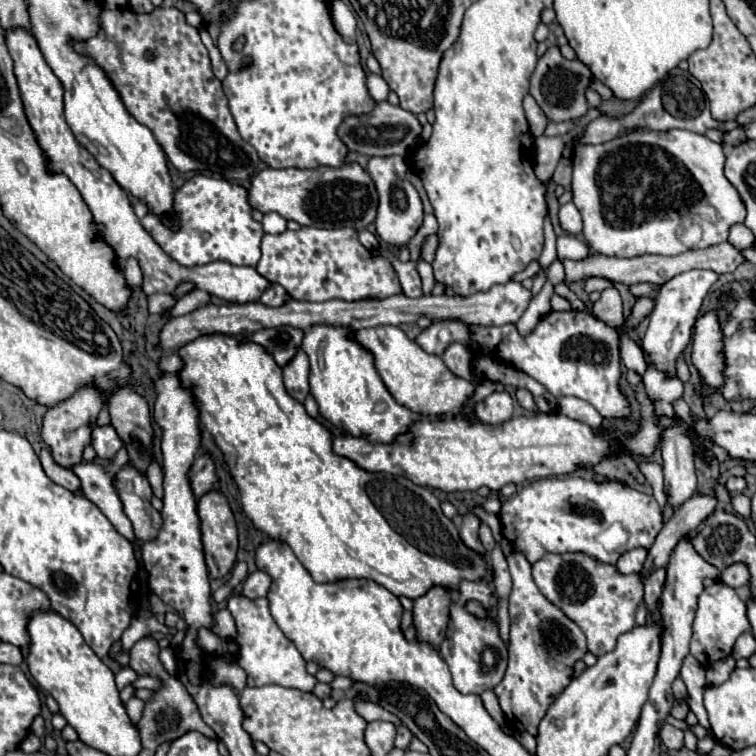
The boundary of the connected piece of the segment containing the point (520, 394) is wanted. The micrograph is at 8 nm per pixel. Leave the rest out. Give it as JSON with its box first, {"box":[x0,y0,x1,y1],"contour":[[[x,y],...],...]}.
{"box":[515,388,539,414],"contour":[[[517,388],[515,398],[517,398],[519,406],[521,406],[521,408],[525,408],[527,412],[533,412],[533,414],[537,414],[537,412],[539,412],[539,408],[537,408],[537,404],[535,404],[535,400],[533,400],[533,394],[531,394],[529,390],[525,390],[525,388]]]}

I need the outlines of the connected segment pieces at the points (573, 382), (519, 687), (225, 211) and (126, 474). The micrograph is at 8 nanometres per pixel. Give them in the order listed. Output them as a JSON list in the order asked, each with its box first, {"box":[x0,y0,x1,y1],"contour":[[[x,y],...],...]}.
[{"box":[469,312,631,420],"contour":[[[551,312],[543,316],[533,332],[519,336],[515,324],[503,326],[477,326],[469,324],[471,342],[477,344],[479,356],[501,358],[513,368],[529,374],[543,384],[555,398],[575,396],[591,406],[609,420],[631,416],[631,404],[619,388],[621,380],[621,358],[619,358],[619,336],[613,328],[595,316],[585,312]]]},{"box":[495,550,587,734],"contour":[[[513,550],[507,556],[509,572],[513,578],[509,614],[511,614],[511,644],[509,644],[509,666],[501,684],[495,686],[495,694],[505,712],[507,726],[511,730],[525,730],[535,734],[543,712],[571,682],[573,664],[587,652],[585,636],[581,628],[567,620],[559,608],[555,608],[537,588],[531,576],[531,564],[523,552]]]},{"box":[141,174,263,268],"contour":[[[197,174],[175,190],[173,210],[179,220],[177,230],[163,224],[167,218],[165,214],[157,216],[149,212],[141,218],[143,228],[173,260],[189,268],[215,260],[231,262],[235,266],[257,266],[261,258],[259,246],[263,238],[263,226],[251,218],[253,208],[249,204],[249,192],[243,186]]]},{"box":[115,464,163,542],"contour":[[[129,464],[117,474],[115,486],[119,490],[119,498],[123,502],[125,514],[133,522],[135,536],[141,542],[149,542],[159,534],[159,528],[163,524],[161,512],[157,512],[151,506],[151,486],[147,476],[141,472],[135,472]]]}]

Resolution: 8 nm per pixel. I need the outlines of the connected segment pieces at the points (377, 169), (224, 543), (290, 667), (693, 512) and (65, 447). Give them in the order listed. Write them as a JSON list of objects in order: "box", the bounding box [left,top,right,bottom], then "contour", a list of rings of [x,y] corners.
[{"box":[367,156,423,248],"contour":[[[385,156],[385,158],[371,158],[367,172],[371,174],[375,188],[379,192],[379,210],[377,210],[377,236],[389,244],[391,248],[407,248],[409,240],[417,234],[423,224],[423,204],[413,188],[413,184],[405,178],[409,162],[405,156]]]},{"box":[197,490,237,578],"contour":[[[209,490],[197,500],[201,520],[201,540],[205,562],[213,578],[225,576],[237,554],[237,526],[227,498],[219,490]]]},{"box":[227,594,317,692],"contour":[[[233,594],[227,600],[227,608],[235,618],[237,624],[237,646],[239,656],[237,664],[247,674],[247,686],[265,686],[265,684],[281,684],[289,688],[297,688],[301,692],[311,692],[317,684],[317,678],[305,670],[305,660],[295,648],[291,640],[279,630],[275,620],[269,614],[269,600],[267,598],[245,598],[243,594]]]},{"box":[641,492,717,578],"contour":[[[695,492],[687,502],[683,502],[675,510],[671,520],[665,522],[655,544],[649,548],[649,556],[641,570],[641,576],[645,578],[651,570],[665,566],[677,542],[687,536],[693,536],[697,526],[715,510],[715,504],[717,504],[715,494],[699,494],[699,492]]]},{"box":[41,388,103,470],"contour":[[[81,388],[69,400],[65,400],[65,402],[47,410],[47,414],[43,416],[41,438],[47,444],[53,460],[59,466],[71,470],[73,466],[83,462],[83,450],[85,450],[85,446],[91,444],[91,432],[97,424],[97,414],[99,414],[101,408],[103,408],[101,394],[95,388]]]}]

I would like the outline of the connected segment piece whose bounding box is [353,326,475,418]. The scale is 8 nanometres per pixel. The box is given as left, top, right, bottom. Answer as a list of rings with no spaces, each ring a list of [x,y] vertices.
[[[379,326],[379,328],[365,328],[353,332],[353,338],[359,340],[375,356],[375,368],[385,382],[391,396],[411,412],[421,416],[445,416],[455,418],[463,412],[467,400],[475,392],[475,384],[471,380],[463,380],[455,376],[439,356],[423,352],[413,340],[409,340],[401,328],[397,326]]]

